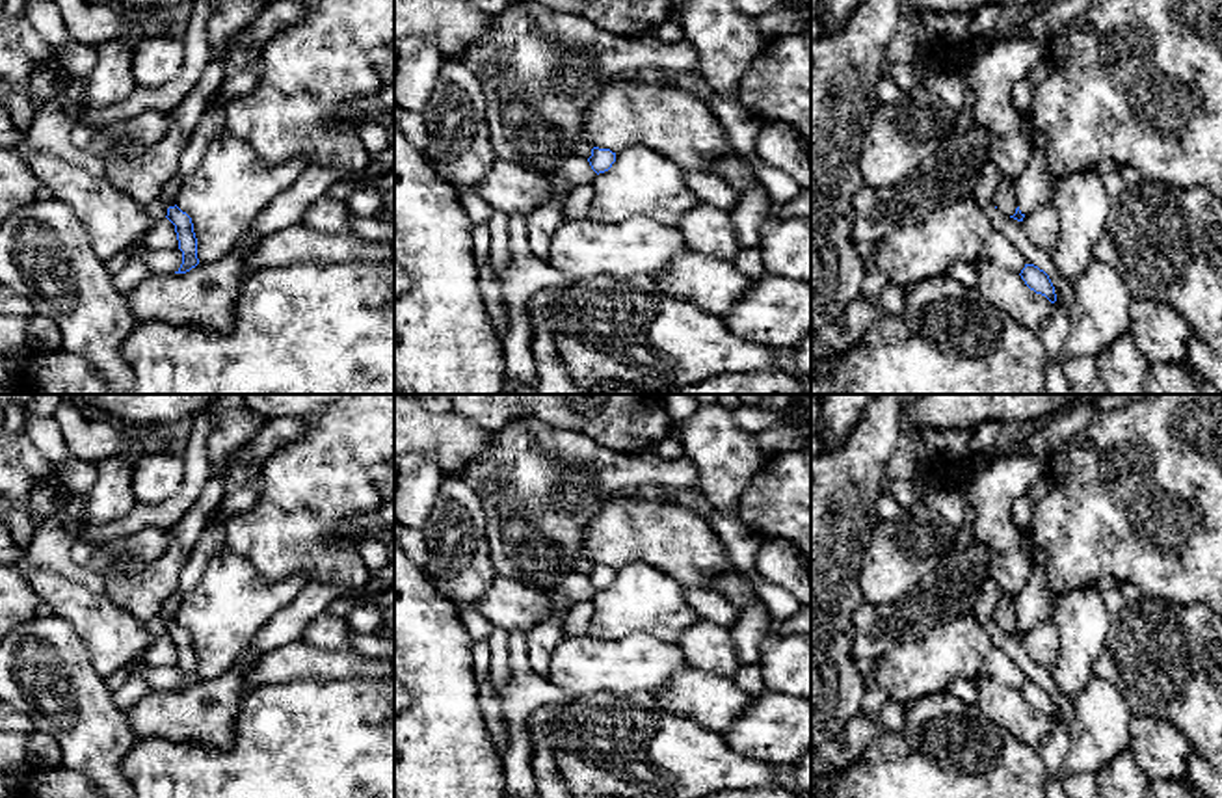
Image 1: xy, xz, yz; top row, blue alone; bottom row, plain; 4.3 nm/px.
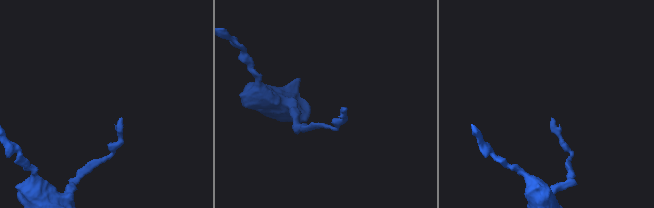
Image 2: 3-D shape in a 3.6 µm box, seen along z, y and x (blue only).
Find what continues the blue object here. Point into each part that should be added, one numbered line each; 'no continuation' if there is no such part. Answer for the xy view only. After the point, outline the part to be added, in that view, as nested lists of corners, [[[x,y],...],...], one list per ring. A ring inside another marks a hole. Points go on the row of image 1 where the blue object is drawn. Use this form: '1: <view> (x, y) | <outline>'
1: xy (170, 190) | [[[173,175],[162,188],[160,192],[160,199],[164,199],[169,206],[175,206],[177,203],[177,195],[179,195],[179,188],[180,188],[180,179],[177,175]]]

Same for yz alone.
1: yz (1033, 188) | [[[1032,145],[1029,166],[1014,182],[1014,193],[1017,206],[1025,216],[1034,208],[1051,203],[1055,195],[1055,184],[1049,177],[1047,160],[1042,147]]]

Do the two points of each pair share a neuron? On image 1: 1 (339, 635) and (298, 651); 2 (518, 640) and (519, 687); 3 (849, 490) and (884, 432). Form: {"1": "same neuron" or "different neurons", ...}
{"1": "different neurons", "2": "same neuron", "3": "same neuron"}

